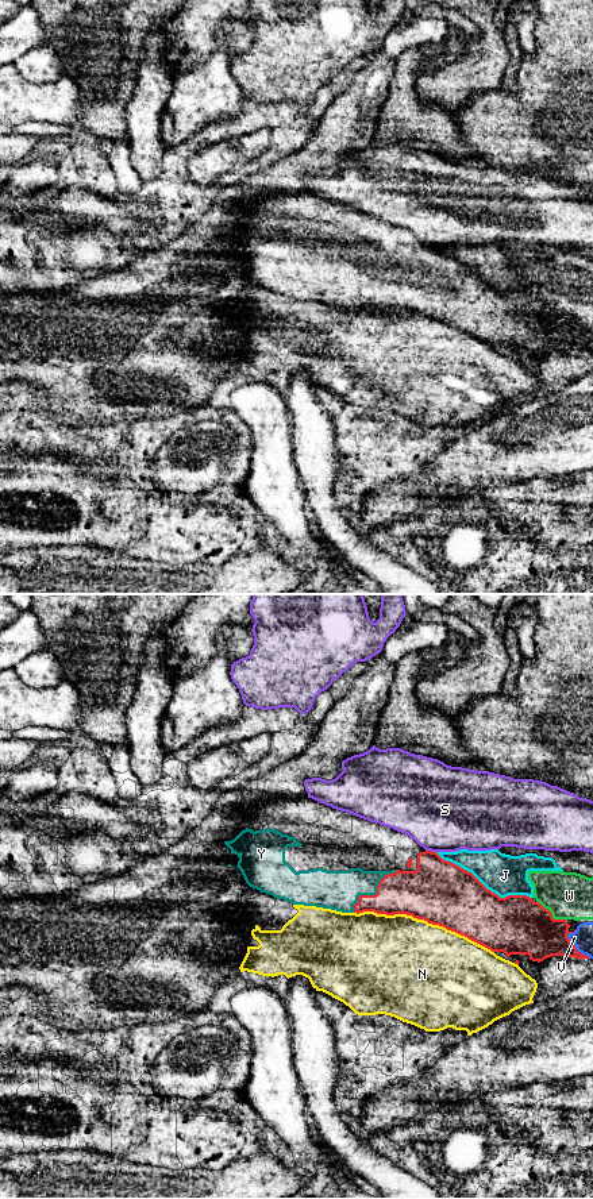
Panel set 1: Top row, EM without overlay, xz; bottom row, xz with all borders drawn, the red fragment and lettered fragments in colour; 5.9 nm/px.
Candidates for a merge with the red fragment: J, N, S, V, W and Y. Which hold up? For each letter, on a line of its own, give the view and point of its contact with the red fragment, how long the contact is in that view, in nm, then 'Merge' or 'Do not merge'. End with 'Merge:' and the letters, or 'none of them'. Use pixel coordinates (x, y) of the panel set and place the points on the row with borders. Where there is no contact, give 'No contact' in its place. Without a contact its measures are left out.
J: Touches red at xz (482, 885). Shared border 650 nm. Do not merge
N: Touches red at xz (424, 920). Shared border 850 nm. Do not merge
S: Touches red at xz (430, 851). Shared border 70 nm. Do not merge
V: Touches red at xz (574, 947). Shared border 200 nm. Do not merge
W: Touches red at xz (551, 914). Shared border 220 nm. Do not merge
Y: Touches red at xz (373, 895). Shared border 360 nm. Merge
Merge: Y

